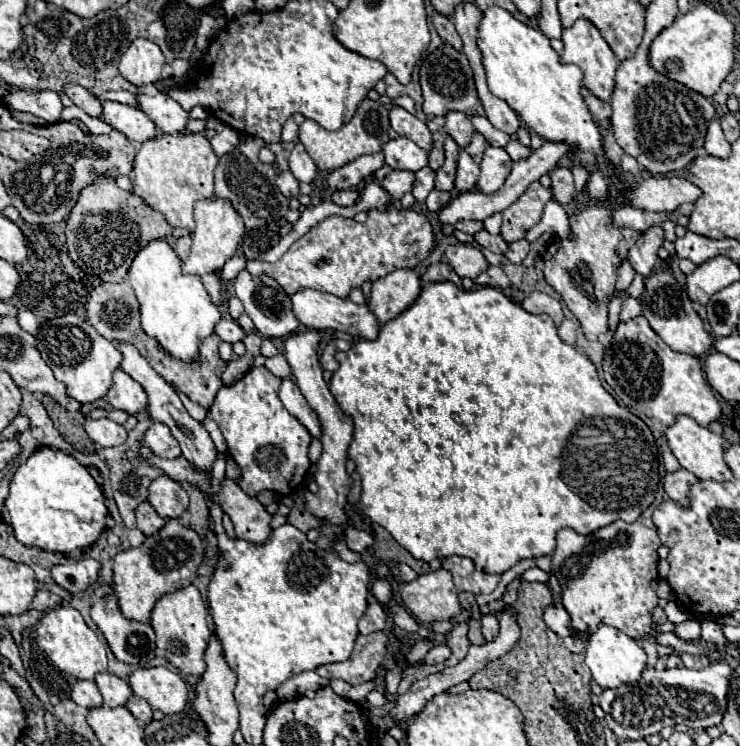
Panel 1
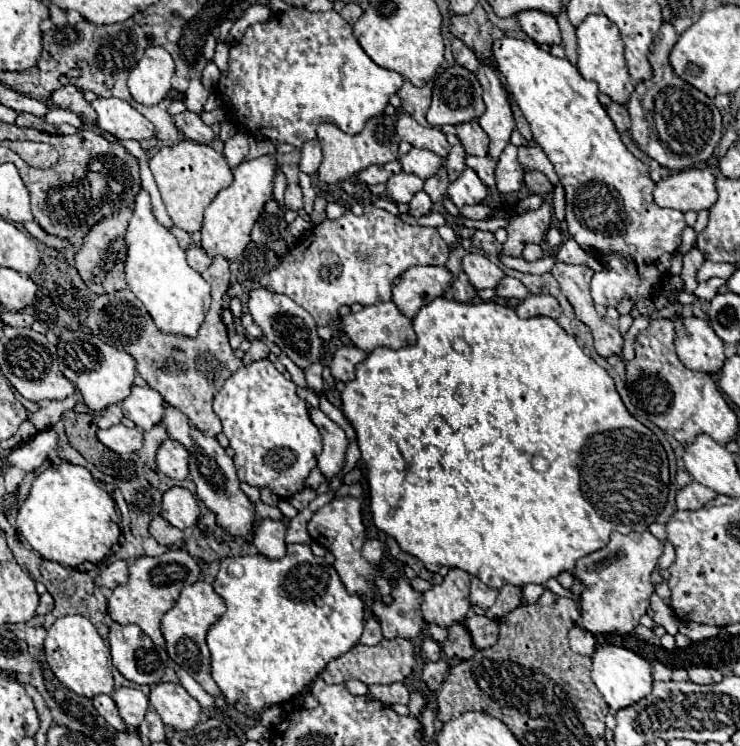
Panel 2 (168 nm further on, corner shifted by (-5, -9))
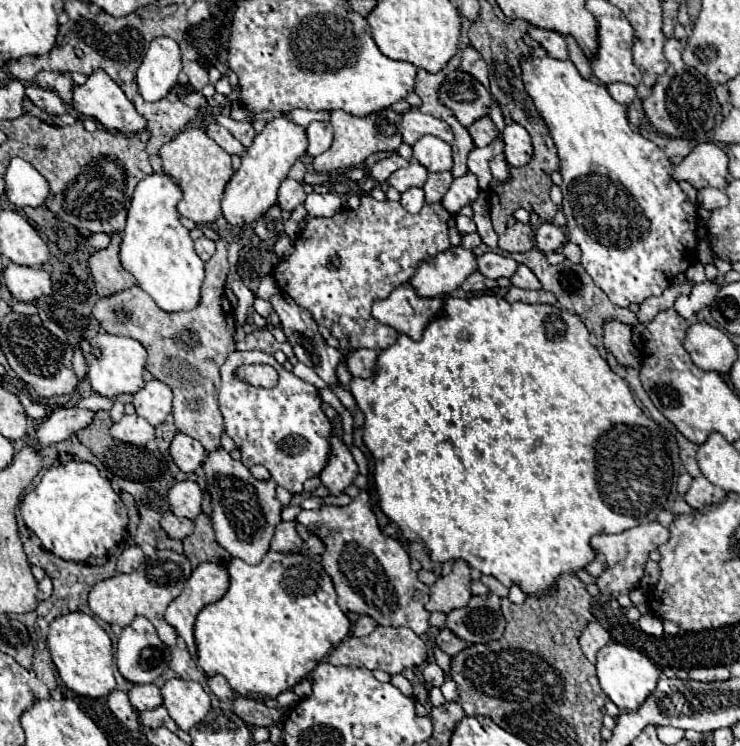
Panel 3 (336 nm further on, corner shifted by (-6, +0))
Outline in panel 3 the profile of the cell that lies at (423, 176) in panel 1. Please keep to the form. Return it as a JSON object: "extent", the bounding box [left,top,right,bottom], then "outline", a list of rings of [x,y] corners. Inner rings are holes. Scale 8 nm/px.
{"extent":[400,188,424,214],"outline":[[[410,188],[410,190],[402,192],[400,204],[402,204],[408,212],[416,214],[416,212],[424,206],[424,190],[422,190],[422,188]]]}

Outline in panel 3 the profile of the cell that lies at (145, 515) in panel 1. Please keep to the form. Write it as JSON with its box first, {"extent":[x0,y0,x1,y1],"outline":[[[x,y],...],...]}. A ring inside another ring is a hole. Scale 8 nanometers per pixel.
{"extent":[162,512,194,540],"outline":[[[168,512],[168,514],[164,514],[164,518],[162,518],[162,528],[164,528],[164,532],[166,532],[170,538],[182,540],[182,538],[186,538],[186,536],[192,534],[194,522],[188,520],[188,518],[180,518],[180,516],[174,516],[172,512]]]}

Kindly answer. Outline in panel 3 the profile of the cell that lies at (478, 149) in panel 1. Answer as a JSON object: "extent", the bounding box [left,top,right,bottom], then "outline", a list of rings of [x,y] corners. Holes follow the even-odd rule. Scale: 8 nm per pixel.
{"extent":[490,154,510,182],"outline":[[[498,154],[498,156],[494,156],[492,158],[492,162],[490,162],[490,170],[492,170],[492,176],[496,178],[496,180],[500,180],[500,182],[506,182],[508,178],[510,178],[510,174],[508,174],[508,162],[506,162],[506,156],[504,154]]]}

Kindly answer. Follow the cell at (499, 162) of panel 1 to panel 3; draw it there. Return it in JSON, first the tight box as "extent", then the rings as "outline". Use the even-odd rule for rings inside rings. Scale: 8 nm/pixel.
{"extent":[502,122,532,166],"outline":[[[512,122],[502,132],[504,140],[504,154],[510,166],[524,166],[532,158],[532,140],[524,126]]]}

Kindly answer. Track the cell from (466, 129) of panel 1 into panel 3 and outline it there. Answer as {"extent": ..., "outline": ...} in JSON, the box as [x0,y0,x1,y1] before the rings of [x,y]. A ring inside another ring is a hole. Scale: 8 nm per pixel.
{"extent":[468,116,500,146],"outline":[[[488,116],[476,120],[476,122],[468,128],[468,132],[470,132],[470,136],[474,138],[474,144],[476,144],[476,146],[488,146],[490,142],[494,142],[494,140],[500,136],[500,132],[496,130],[494,122],[492,122]]]}

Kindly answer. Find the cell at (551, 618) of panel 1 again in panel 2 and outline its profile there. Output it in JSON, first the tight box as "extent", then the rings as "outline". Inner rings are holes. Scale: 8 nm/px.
{"extent":[569,627,595,655],"outline":[[[571,627],[569,629],[569,645],[579,655],[593,655],[595,637],[589,631],[581,629],[581,627]]]}

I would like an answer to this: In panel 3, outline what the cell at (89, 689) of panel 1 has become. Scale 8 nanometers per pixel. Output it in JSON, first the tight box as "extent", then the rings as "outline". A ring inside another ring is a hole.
{"extent":[108,690,140,730],"outline":[[[114,690],[114,692],[108,696],[108,706],[110,706],[110,710],[114,712],[114,716],[116,716],[128,730],[138,730],[138,728],[140,728],[138,714],[136,714],[136,710],[130,706],[128,694]]]}

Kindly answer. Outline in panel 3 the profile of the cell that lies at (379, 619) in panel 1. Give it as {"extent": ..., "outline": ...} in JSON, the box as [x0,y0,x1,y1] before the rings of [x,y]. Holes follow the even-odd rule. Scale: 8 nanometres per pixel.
{"extent":[352,616,378,636],"outline":[[[360,616],[360,618],[354,622],[354,626],[352,626],[352,634],[354,634],[354,636],[368,636],[368,634],[374,632],[376,626],[378,626],[378,624],[376,624],[370,616]]]}

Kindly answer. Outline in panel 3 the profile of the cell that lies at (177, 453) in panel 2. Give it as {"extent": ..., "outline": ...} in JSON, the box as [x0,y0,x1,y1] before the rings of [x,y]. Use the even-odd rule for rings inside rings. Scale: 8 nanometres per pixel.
{"extent":[170,432,206,474],"outline":[[[180,432],[172,440],[170,454],[172,454],[174,462],[178,464],[178,468],[182,472],[186,472],[186,474],[196,472],[202,466],[204,458],[206,458],[204,446],[198,440],[194,440],[194,438],[186,436],[186,434],[180,434]]]}

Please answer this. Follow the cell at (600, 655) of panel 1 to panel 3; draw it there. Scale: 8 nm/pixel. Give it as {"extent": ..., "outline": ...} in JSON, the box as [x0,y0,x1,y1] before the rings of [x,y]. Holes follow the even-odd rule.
{"extent":[598,642,660,710],"outline":[[[612,642],[608,646],[604,646],[598,652],[598,680],[602,690],[606,692],[606,696],[620,708],[620,710],[638,710],[638,706],[642,706],[642,702],[654,692],[656,682],[660,678],[660,670],[644,656],[640,654],[636,648],[628,648],[622,646],[618,642]]]}

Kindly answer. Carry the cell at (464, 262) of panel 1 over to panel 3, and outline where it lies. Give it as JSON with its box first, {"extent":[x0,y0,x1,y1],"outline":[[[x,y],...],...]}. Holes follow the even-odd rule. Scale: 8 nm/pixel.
{"extent":[478,252,518,278],"outline":[[[486,252],[478,258],[478,270],[486,276],[486,278],[510,278],[514,274],[514,270],[518,268],[518,262],[514,258],[506,258],[506,256],[500,256],[500,254],[494,254],[494,252]]]}

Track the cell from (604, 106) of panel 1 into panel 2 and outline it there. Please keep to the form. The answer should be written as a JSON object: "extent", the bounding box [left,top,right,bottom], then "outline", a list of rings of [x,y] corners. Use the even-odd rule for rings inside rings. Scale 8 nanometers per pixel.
{"extent":[605,103,629,131],"outline":[[[611,103],[605,107],[609,111],[609,117],[613,119],[613,125],[617,131],[627,131],[629,127],[629,113],[627,113],[627,107],[625,105],[619,105],[619,103]]]}

